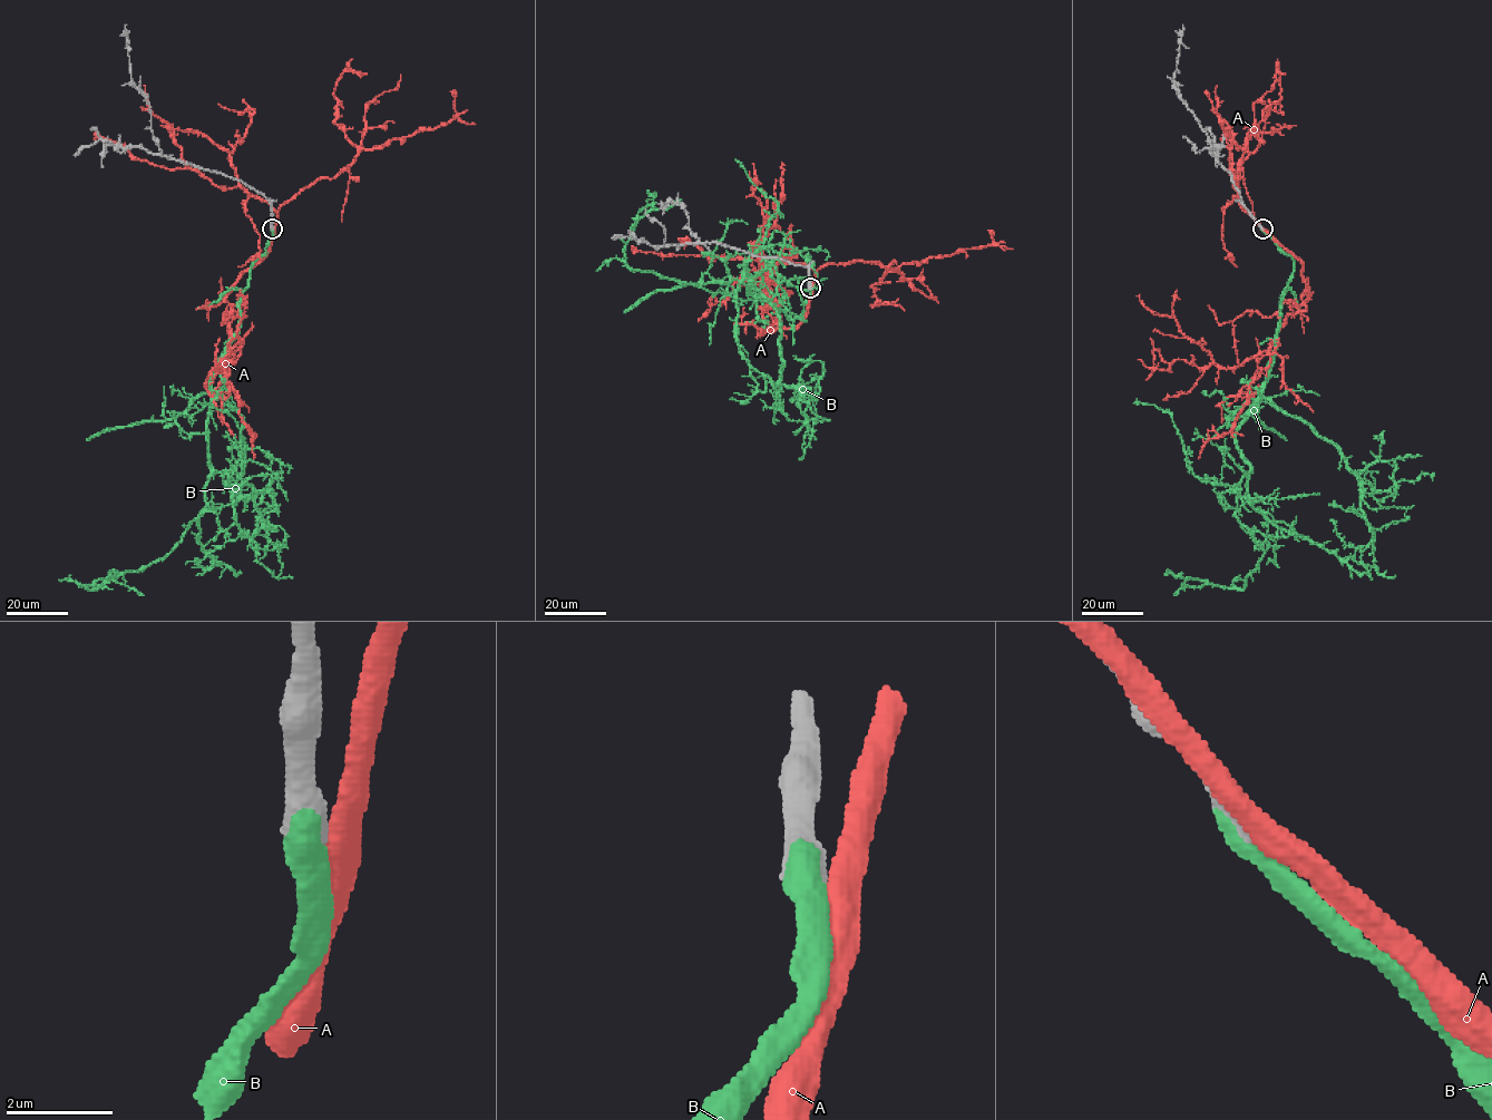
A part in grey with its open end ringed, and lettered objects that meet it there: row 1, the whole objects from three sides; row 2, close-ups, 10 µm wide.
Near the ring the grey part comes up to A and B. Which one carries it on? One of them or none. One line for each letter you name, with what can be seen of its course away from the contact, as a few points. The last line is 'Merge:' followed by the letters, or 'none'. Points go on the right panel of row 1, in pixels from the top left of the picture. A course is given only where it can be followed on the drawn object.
B: course (1263, 229), (1293, 261), (1265, 383), (1236, 432), (1267, 547), (1244, 588), (1187, 578), (1173, 594)
Merge: B

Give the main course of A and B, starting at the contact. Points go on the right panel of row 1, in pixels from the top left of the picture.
A: (1263, 229), (1303, 263), (1305, 307), (1239, 364), (1221, 368), (1137, 295)
B: (1263, 229), (1293, 261), (1265, 383), (1236, 432), (1267, 547), (1244, 588), (1187, 578), (1173, 594)

